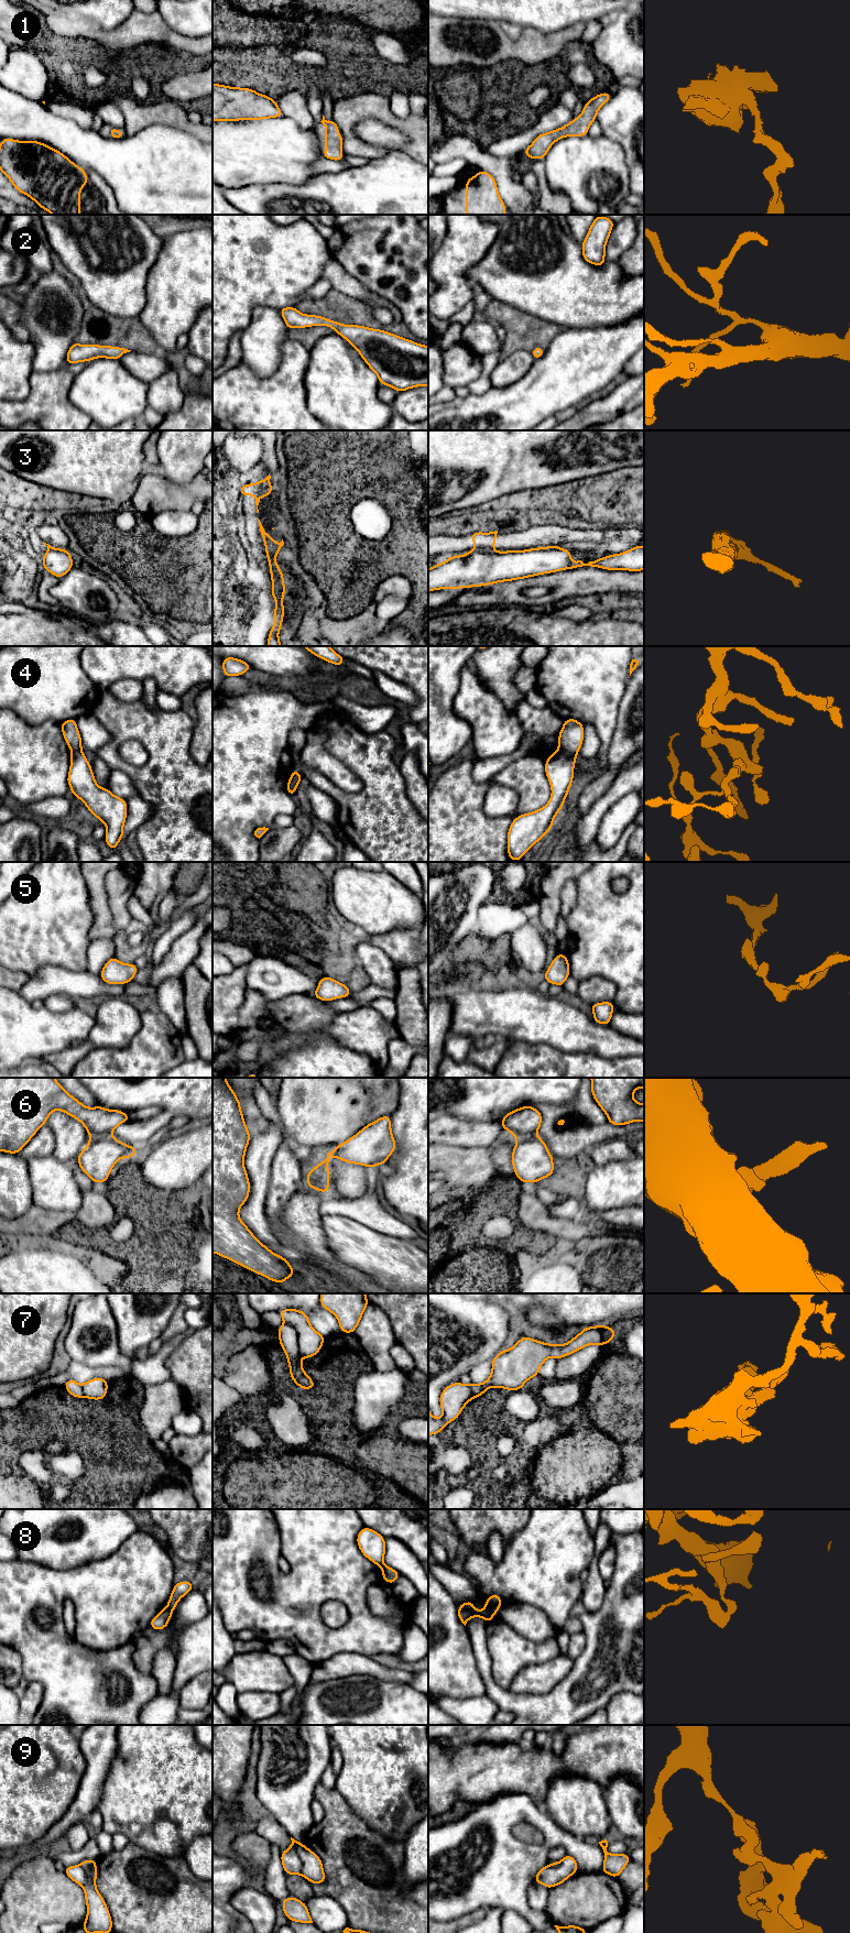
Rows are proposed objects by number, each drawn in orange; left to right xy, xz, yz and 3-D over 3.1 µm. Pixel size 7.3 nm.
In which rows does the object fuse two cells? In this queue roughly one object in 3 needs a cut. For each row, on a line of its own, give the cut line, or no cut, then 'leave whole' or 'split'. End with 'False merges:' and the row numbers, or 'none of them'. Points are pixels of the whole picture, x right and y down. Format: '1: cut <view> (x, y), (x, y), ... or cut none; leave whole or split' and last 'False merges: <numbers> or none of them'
1: cut none; leave whole
2: cut none; leave whole
3: cut yz (497, 552), (478, 550), (469, 553); split
4: cut yz (558, 749), (575, 755); split
5: cut none; leave whole
6: cut xy (110, 1135), (91, 1137); split
7: cut none; leave whole
8: cut yz (485, 1607), (493, 1614); split
9: cut xz (303, 1844), (298, 1848), (302, 1863), (300, 1874); split
False merges: 3, 4, 6, 8, 9

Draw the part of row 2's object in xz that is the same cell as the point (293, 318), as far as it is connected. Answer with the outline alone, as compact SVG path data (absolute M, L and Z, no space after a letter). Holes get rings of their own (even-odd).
M295 306L279 310L287 329L329 326L357 349L378 375L379 384L391 386L397 393L422 385L428 386L428 346L382 329L344 325L323 316L302 314Z

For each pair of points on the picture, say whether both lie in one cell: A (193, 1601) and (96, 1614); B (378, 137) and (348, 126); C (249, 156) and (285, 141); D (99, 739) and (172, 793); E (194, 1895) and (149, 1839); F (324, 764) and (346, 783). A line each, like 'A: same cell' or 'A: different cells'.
A: different cells
B: different cells
C: same cell
D: different cells
E: different cells
F: same cell

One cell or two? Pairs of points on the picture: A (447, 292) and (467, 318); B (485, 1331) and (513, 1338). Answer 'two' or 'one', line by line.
A: two
B: two

